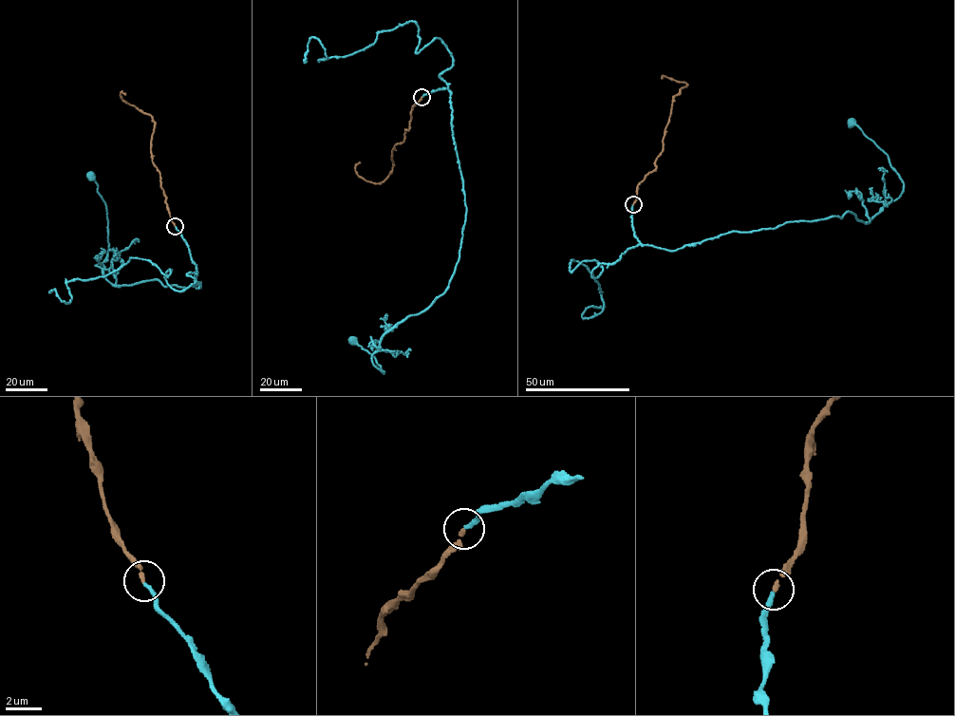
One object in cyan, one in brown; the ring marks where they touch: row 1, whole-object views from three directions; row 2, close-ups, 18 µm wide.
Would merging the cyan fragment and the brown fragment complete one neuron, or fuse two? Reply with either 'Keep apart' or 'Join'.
Join

